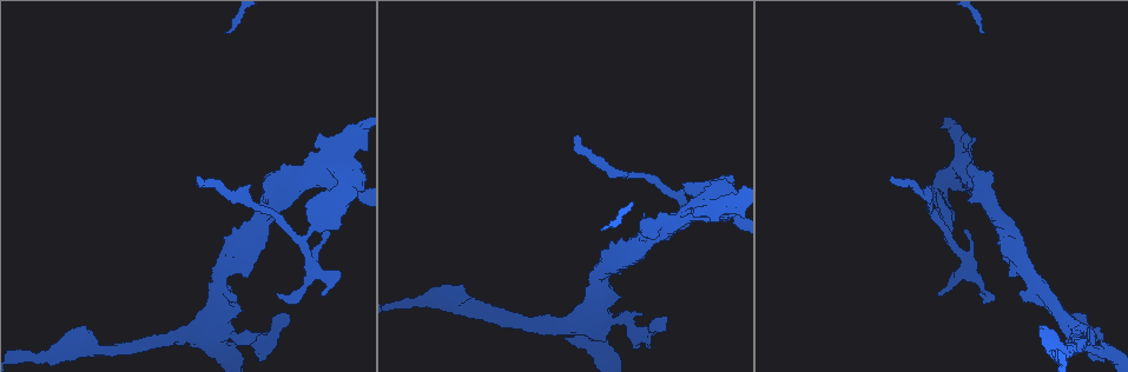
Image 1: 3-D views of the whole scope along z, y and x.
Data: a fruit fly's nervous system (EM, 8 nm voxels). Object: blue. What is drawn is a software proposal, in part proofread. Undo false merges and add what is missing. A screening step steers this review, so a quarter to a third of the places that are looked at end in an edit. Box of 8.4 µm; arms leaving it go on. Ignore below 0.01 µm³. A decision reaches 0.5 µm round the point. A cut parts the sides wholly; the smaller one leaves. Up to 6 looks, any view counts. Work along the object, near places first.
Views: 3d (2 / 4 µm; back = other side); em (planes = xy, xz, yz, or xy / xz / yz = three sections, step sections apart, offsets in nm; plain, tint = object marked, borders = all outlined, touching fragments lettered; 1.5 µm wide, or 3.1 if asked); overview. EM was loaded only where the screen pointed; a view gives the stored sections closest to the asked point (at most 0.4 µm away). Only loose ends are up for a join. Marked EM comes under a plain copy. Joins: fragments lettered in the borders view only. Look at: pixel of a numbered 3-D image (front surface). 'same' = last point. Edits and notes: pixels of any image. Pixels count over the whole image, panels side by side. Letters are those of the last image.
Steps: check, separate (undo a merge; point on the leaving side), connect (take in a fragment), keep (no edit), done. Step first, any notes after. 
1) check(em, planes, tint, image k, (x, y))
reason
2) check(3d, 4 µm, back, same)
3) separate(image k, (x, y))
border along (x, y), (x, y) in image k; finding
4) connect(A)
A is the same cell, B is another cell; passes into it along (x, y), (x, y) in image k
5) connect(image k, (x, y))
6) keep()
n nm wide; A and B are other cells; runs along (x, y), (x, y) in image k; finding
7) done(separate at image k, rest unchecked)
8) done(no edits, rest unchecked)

check(3d, 2 µm, image 1, (937, 294))
thin end

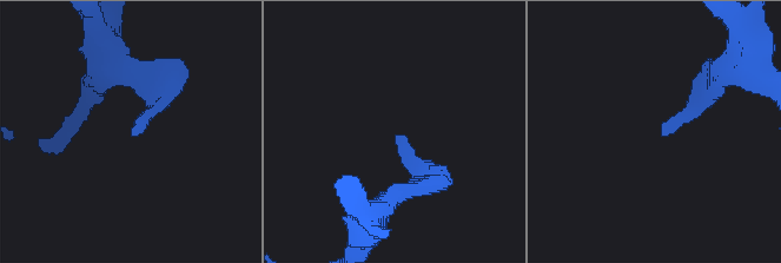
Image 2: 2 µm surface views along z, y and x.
check(em, planes, borders, image 2, (395, 136))

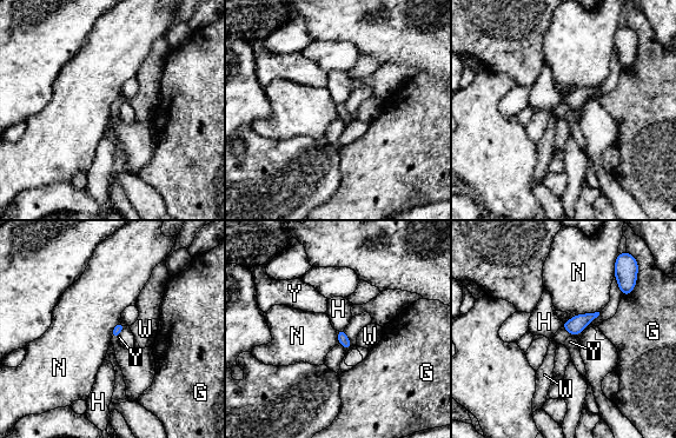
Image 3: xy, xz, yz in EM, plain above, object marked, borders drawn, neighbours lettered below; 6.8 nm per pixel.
keep()
G, H, N, W and Y are other cells; border along (598, 311), (575, 314), (565, 322) in image 3; no lettered fragment goes on from it

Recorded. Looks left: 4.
check(em, yz, step 8, borders, image 1, (1072, 313))
an open end

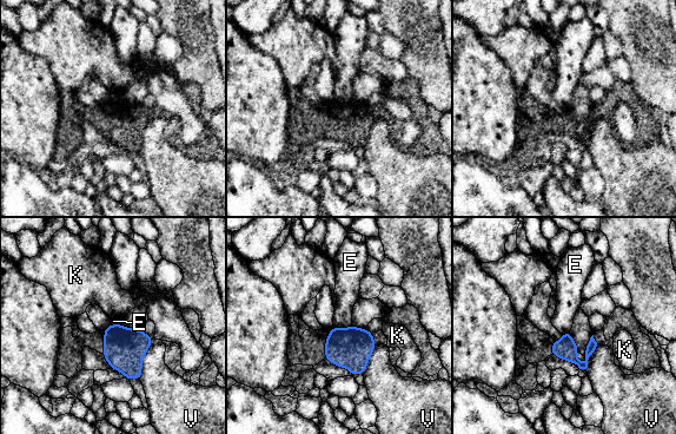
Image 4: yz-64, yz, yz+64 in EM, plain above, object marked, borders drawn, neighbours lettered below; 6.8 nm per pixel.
keep()
V touches over 300 nm; E, K and V are other cells; border along (352, 326), (332, 328) in image 4; none of them fits

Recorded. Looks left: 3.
check(3d, 4 µm, image 1, (1041, 327))
free end

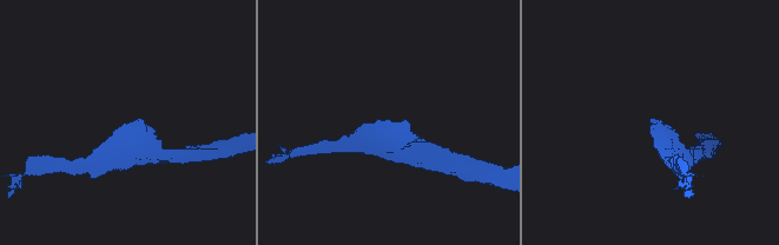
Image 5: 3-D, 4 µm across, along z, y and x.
check(em, planes, borders, image 5, (407, 121))

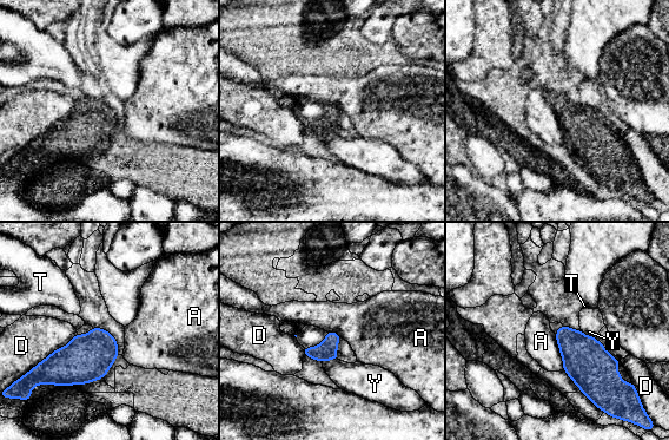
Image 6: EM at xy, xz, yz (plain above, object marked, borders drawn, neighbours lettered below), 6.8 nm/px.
keep()
A, D, T and Y are other cells; no lettered fragment goes on from it

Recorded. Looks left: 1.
done(no edits, rest unchecked)

